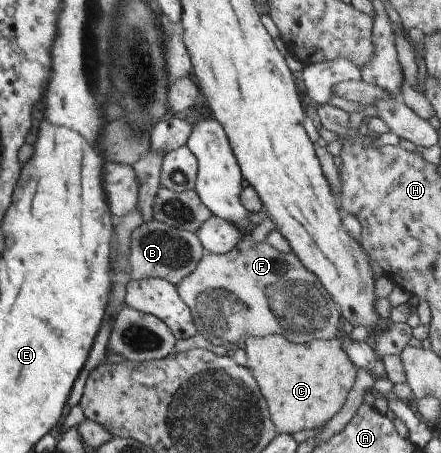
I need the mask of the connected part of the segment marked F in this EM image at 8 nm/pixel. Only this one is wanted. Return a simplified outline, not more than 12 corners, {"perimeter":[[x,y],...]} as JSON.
{"perimeter":[[244,236],[175,287],[197,332],[329,341],[337,304],[294,253]]}

